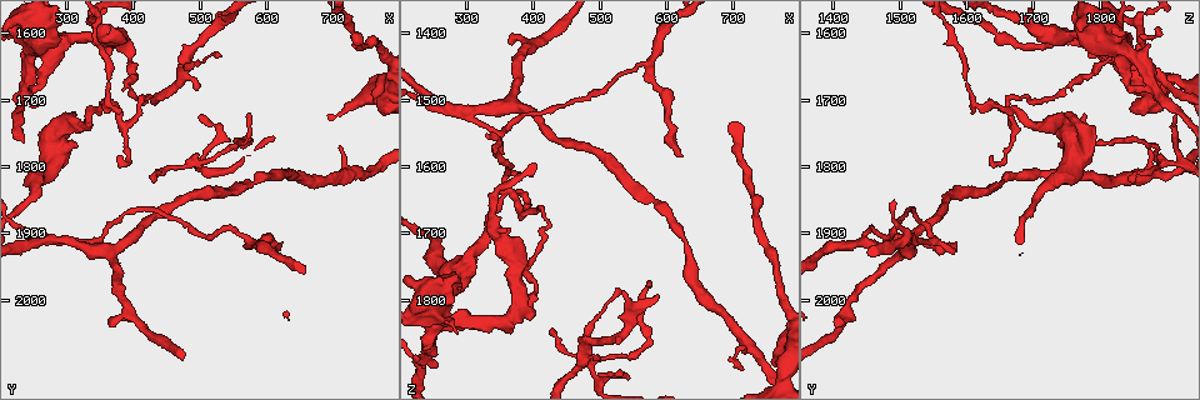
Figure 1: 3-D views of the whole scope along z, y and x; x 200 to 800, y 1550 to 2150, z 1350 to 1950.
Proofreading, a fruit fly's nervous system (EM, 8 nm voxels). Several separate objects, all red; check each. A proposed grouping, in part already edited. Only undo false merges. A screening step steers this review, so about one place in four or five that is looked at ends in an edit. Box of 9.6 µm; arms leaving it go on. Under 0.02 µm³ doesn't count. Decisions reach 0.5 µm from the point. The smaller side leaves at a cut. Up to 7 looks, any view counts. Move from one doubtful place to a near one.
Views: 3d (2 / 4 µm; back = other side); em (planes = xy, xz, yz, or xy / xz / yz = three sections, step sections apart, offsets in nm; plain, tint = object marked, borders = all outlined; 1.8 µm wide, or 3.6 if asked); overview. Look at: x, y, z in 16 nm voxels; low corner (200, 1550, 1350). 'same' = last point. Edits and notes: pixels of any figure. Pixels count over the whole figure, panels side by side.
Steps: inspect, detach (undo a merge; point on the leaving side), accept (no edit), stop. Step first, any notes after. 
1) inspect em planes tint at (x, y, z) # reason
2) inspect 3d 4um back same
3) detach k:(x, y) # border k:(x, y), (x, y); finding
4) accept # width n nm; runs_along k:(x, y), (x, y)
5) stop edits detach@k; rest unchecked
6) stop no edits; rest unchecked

inspect em xz step 16 tint at (575, 1825, 1650) # a narrow waist

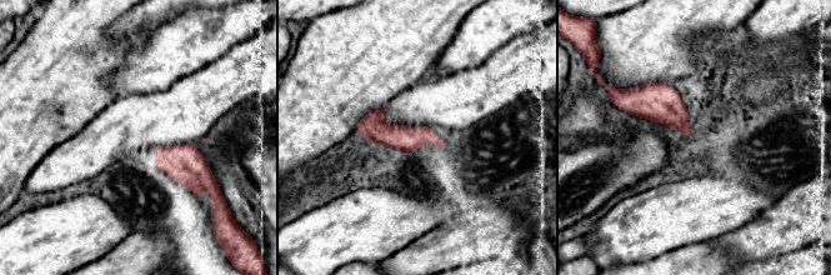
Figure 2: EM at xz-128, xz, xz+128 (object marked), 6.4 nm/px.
inspect em planes borders same

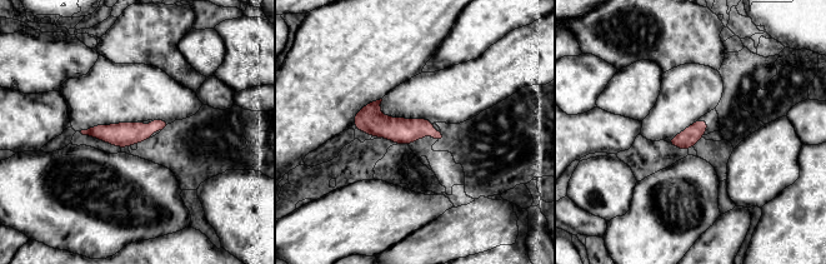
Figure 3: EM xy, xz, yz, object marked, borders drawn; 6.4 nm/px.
accept # runs_along 3:(358, 118), (439, 137); continuous, no second neuron

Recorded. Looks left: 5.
inspect em planes tint at (305, 1910, 1520) # small branch off a trunk

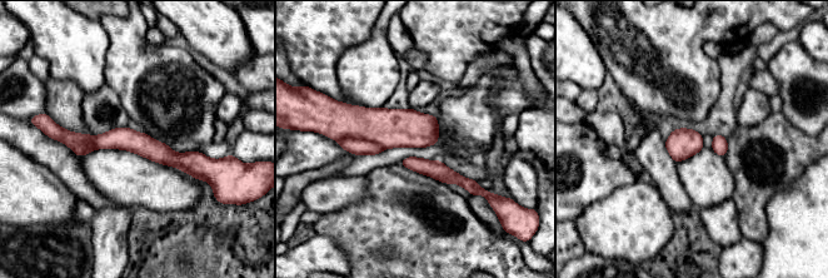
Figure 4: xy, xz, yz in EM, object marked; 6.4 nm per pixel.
detach 4:(358, 147) # border 4:(338, 139), (363, 138), (383, 149); two neurons meet here

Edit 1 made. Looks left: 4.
inspect em planes plain at (360, 1705, 1635) # sharp bend

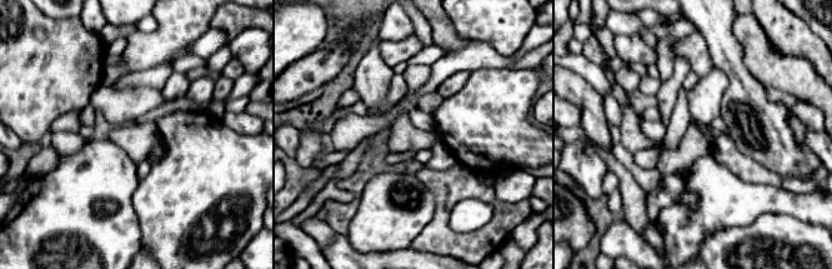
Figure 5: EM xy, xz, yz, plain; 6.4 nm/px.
inspect em planes tint same

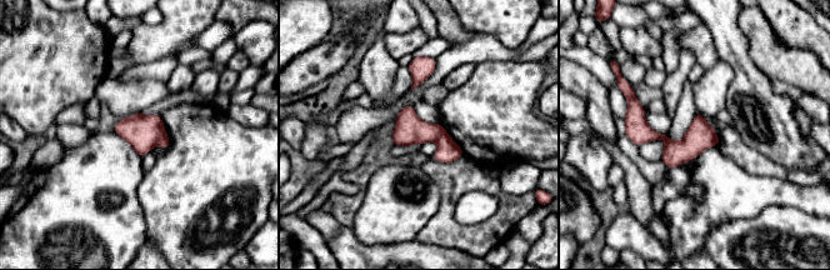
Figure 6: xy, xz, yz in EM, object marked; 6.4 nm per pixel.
detach 6:(141, 131) # width 180 nm; border 6:(164, 130), (155, 143); two neurons meet here

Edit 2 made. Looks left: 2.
stop edits detach@4, detach@6; rest unchecked

